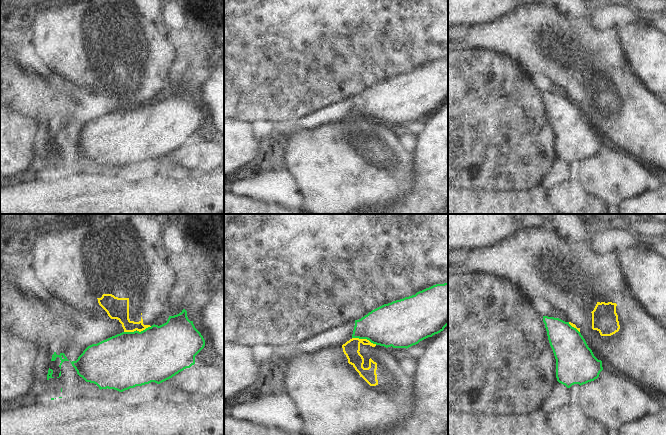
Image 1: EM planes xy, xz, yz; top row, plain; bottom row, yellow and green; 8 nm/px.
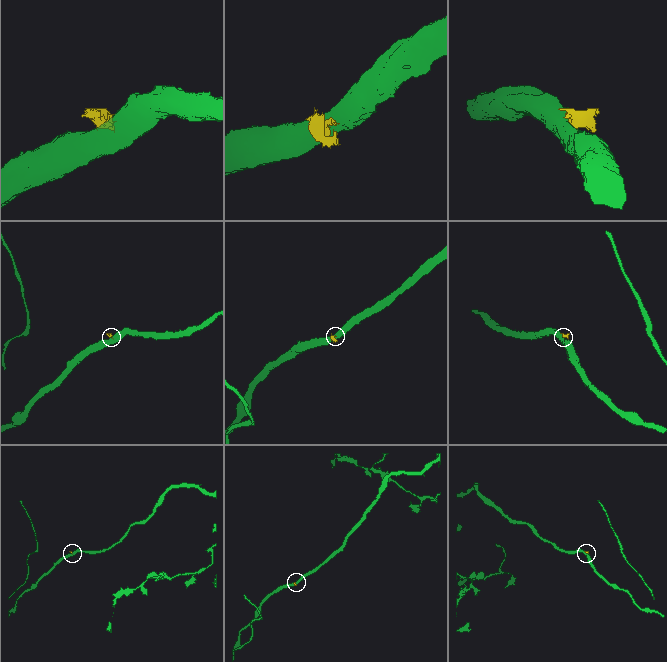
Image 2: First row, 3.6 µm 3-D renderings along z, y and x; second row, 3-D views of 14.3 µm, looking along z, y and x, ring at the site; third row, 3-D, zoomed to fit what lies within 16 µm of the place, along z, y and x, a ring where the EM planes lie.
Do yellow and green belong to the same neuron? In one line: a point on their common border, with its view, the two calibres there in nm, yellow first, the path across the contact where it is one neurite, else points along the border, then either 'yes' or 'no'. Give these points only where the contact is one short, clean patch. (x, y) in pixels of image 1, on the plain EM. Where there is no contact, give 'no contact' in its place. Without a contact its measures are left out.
xz (364, 115) | 140/340 nm | along xz (352, 113), (367, 115), (376, 120) | no

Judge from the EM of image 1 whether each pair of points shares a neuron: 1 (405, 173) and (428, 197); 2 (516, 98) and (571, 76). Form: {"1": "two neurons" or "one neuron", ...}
{"1": "two neurons", "2": "two neurons"}

